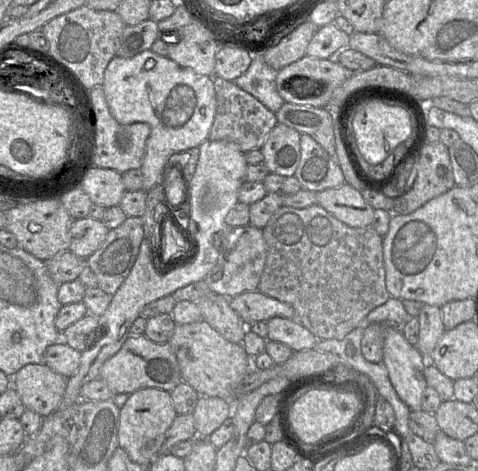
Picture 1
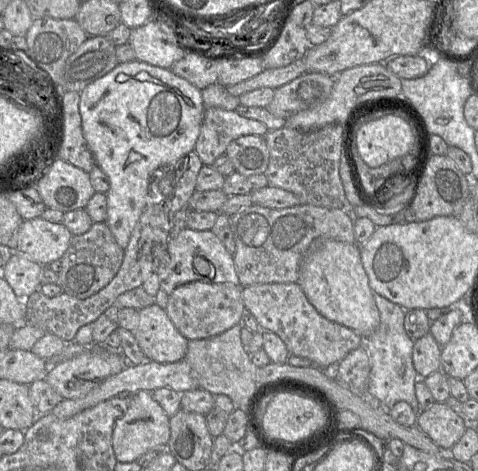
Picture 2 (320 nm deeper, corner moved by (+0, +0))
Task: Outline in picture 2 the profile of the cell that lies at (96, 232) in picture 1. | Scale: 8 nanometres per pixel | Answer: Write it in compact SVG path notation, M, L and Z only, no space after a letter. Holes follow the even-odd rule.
M41 217L23 220L15 252L41 265L49 265L64 255L71 237L72 234L62 223L52 223Z

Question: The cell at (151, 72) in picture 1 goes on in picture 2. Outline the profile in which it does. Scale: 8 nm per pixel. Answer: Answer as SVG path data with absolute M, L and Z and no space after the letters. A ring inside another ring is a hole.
M133 60L119 63L103 77L80 92L79 112L83 136L96 165L107 175L110 188L107 195L106 223L116 242L123 249L147 205L149 177L161 165L176 165L176 161L195 148L204 118L201 90L170 69Z

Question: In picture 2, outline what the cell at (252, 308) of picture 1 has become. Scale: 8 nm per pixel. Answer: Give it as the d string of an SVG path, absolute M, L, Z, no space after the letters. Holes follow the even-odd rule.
M298 283L256 284L242 288L245 309L255 317L261 329L278 335L290 355L307 358L321 369L332 369L352 350L363 345L363 338L354 330L320 315L308 301Z

